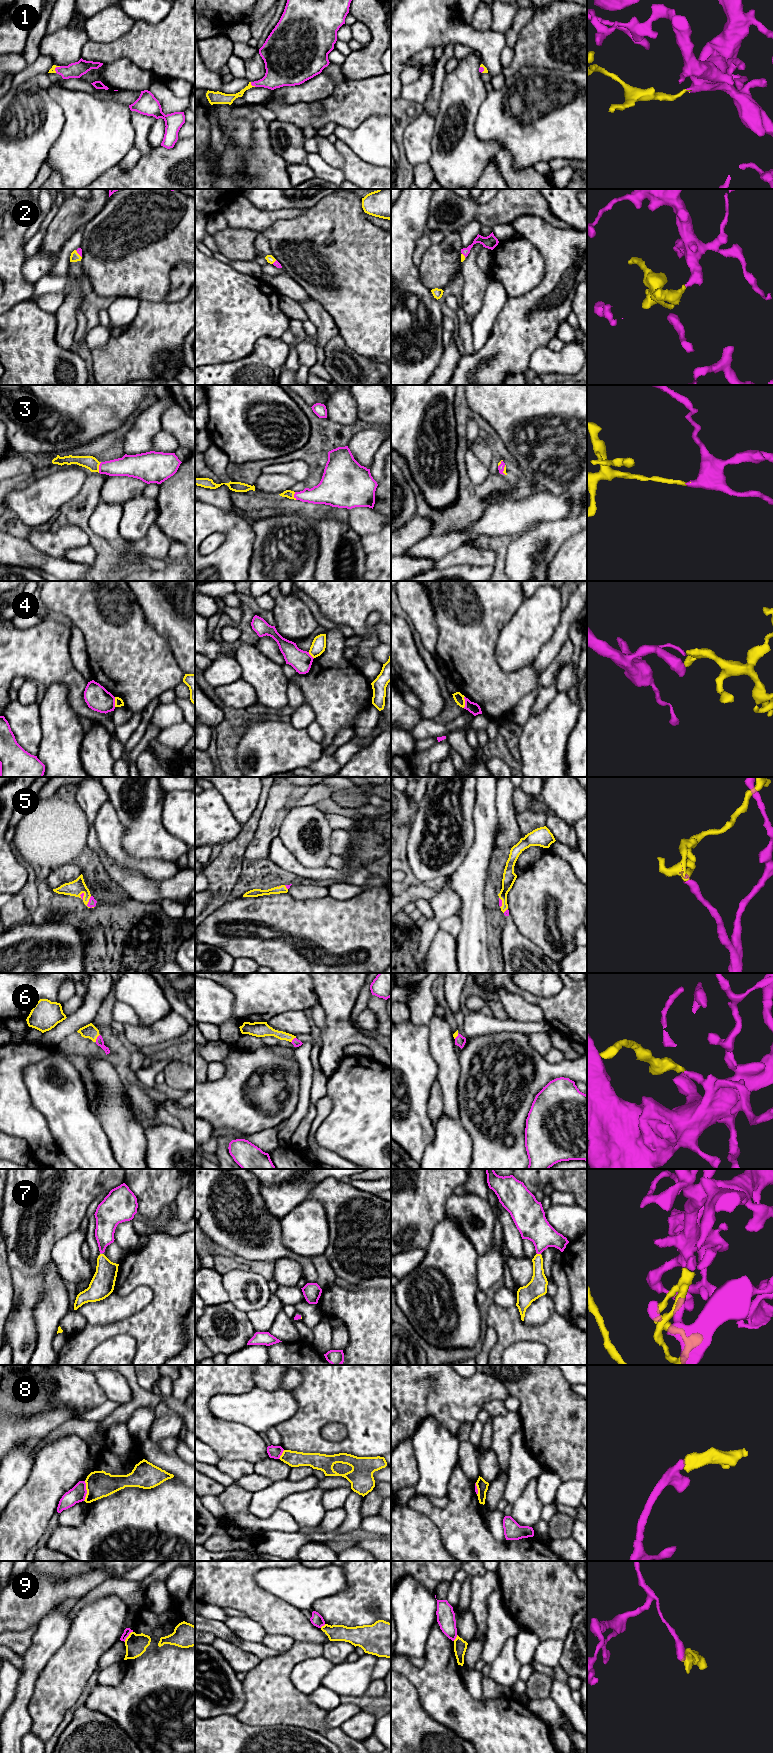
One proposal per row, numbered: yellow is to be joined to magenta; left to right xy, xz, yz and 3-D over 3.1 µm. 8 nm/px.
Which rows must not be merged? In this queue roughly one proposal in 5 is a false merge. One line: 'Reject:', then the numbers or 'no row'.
Reject: 4, 8, 9

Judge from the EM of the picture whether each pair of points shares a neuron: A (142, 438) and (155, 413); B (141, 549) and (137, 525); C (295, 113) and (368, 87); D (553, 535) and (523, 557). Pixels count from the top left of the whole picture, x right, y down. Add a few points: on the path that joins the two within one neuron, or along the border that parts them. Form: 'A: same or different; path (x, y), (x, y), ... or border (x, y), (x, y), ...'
A: same; path (142, 432), (149, 419)
B: different; border (155, 522), (142, 537), (120, 540)
C: same; path (313, 119), (323, 119), (336, 108), (350, 104)
D: same; path (545, 537), (538, 539), (531, 549)

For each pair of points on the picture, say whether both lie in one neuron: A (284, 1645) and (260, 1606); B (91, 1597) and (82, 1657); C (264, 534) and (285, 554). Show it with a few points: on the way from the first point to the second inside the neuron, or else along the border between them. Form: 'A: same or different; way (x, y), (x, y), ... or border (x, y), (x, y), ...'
A: different; border (267, 1633), (283, 1633), (289, 1635), (294, 1640)
B: different; border (112, 1594), (87, 1603), (73, 1619)
C: same; way (269, 538), (280, 549)

